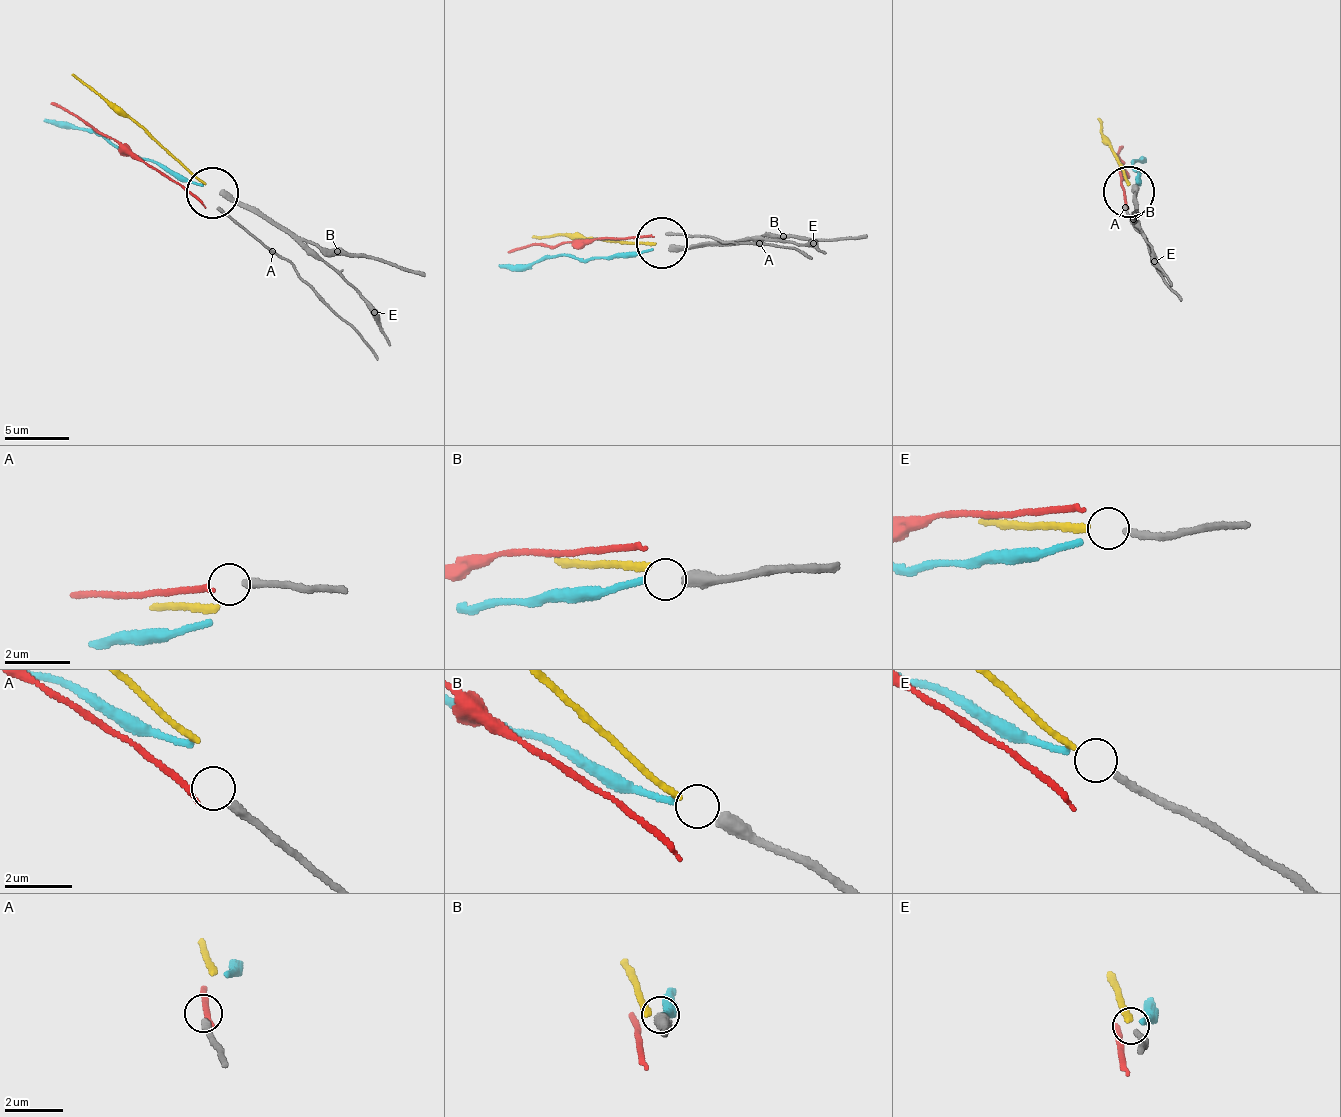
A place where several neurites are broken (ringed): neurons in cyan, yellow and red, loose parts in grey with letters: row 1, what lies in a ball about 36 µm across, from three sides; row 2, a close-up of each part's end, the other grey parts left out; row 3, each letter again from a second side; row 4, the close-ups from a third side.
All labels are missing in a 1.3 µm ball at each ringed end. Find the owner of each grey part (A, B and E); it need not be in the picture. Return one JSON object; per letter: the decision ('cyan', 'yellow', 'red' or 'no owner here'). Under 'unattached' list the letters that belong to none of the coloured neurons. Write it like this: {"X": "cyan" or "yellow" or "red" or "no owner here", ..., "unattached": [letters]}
{"A": "no owner here", "B": "cyan", "E": "yellow", "unattached": ["A"]}

